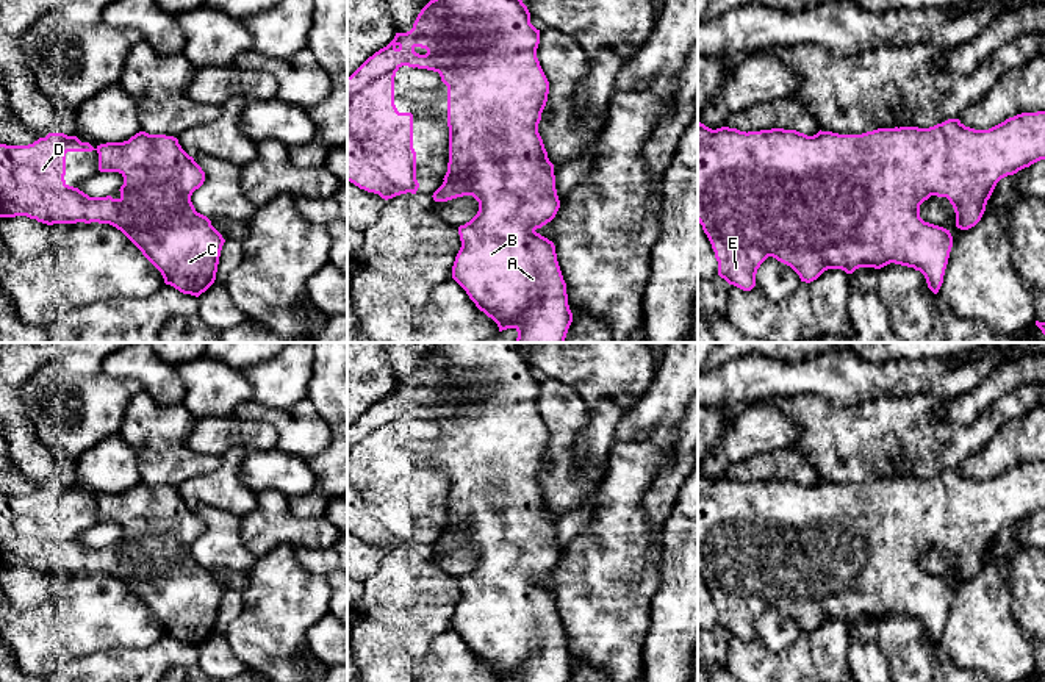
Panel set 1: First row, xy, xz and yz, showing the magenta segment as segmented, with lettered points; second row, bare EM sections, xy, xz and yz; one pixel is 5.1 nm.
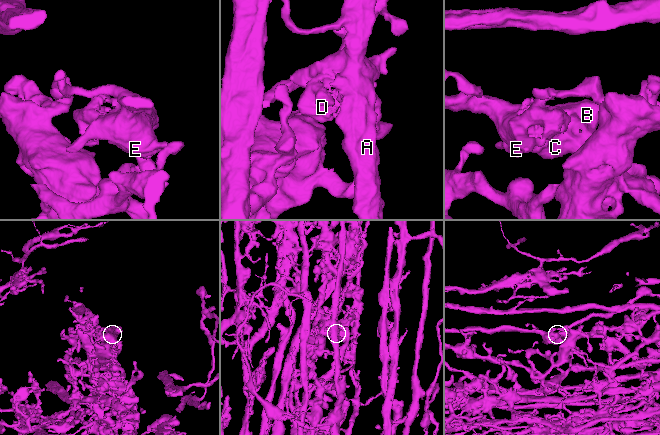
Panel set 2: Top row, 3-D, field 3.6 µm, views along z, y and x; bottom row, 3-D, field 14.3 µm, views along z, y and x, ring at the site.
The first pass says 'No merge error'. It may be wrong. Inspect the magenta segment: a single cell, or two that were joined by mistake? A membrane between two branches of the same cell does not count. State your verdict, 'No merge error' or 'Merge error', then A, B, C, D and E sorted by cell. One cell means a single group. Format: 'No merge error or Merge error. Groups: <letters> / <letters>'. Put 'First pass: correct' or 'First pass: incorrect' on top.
First pass: incorrect
Merge error. Groups: A C D E / B

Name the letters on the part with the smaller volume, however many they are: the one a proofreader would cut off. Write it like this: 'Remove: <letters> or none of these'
Remove: B

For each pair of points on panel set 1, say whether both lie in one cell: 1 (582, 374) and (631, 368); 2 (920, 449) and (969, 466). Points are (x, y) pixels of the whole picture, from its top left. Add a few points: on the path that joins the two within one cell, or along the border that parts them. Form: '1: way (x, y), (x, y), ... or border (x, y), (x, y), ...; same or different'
1: way (595, 368), (618, 368); same
2: border (989, 440), (956, 468); different

